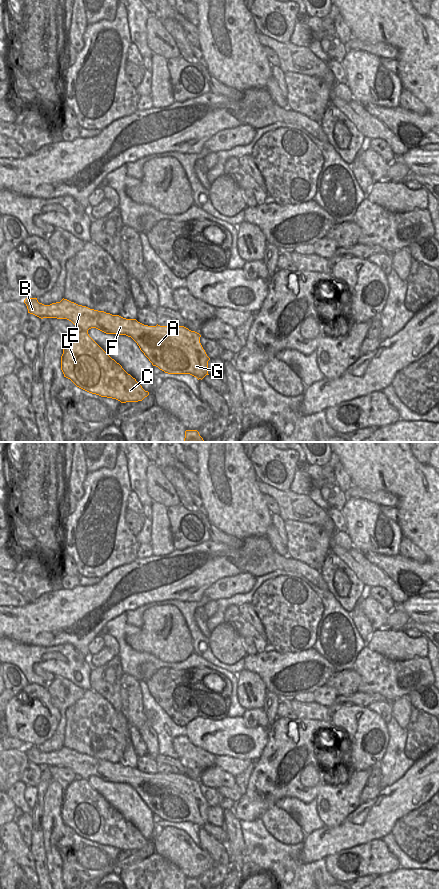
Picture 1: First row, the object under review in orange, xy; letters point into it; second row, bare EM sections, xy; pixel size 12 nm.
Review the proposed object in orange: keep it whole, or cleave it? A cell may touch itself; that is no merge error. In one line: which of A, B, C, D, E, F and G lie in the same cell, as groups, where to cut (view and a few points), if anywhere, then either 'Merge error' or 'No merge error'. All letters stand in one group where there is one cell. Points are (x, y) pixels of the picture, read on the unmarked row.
Groups: A B E F G / C D. Split along xy (77, 777), (87, 779). Merge error

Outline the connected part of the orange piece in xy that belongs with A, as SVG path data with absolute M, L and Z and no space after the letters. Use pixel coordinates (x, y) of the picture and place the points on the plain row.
M26 746L28 761L41 767L71 769L77 778L96 776L106 782L131 785L153 814L168 822L190 822L198 828L208 822L208 809L200 791L201 783L184 774L148 774L136 767L126 767L104 759L90 757L67 747L44 753L37 746Z

